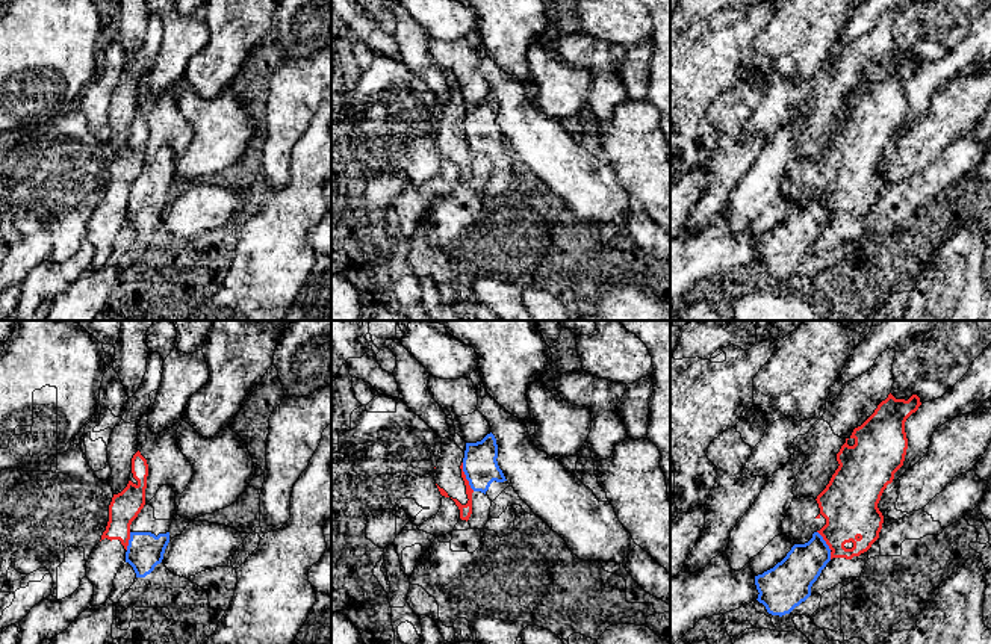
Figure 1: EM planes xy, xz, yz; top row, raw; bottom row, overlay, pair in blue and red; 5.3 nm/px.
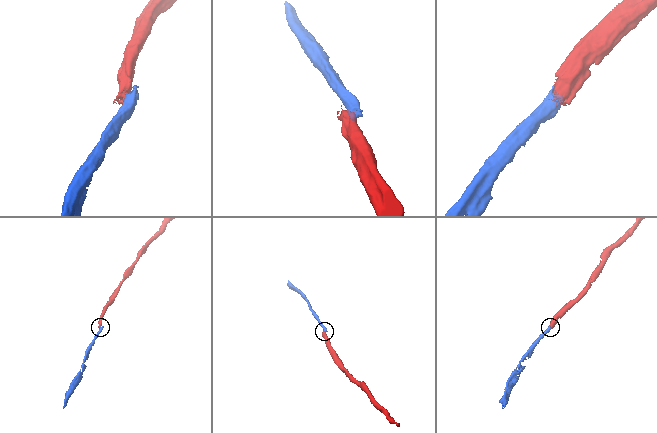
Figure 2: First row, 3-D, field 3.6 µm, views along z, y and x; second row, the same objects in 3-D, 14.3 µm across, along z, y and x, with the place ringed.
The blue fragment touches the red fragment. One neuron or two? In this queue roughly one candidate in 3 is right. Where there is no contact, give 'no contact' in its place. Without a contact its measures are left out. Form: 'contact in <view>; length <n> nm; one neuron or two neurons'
contact in xz; length 170 nm; two neurons

